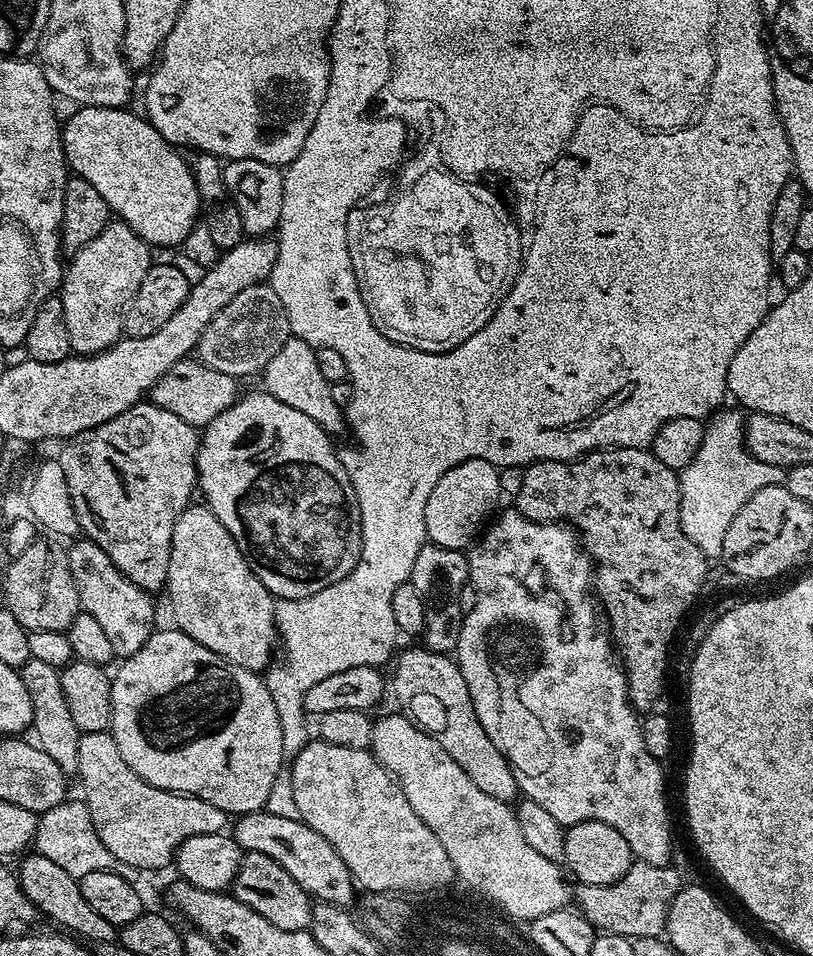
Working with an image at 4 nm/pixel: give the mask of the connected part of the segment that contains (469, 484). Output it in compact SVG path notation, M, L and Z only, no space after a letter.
M467 460L446 470L426 502L423 529L427 539L443 548L467 549L481 531L480 519L501 496L500 474L495 464L485 460Z

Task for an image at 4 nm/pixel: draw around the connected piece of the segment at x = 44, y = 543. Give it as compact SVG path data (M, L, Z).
M38 538L30 542L22 554L11 557L10 563L12 565L4 572L3 607L8 608L28 632L67 632L70 622L74 622L82 609L78 590L74 586L74 574L70 574L65 545L52 538Z

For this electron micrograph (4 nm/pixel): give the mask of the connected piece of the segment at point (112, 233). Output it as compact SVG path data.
M123 222L109 223L103 228L82 250L78 250L67 261L62 277L62 283L58 289L58 297L62 302L62 310L65 312L66 332L69 334L69 346L71 351L78 356L93 356L99 352L105 352L116 341L121 339L124 330L124 310L128 303L138 294L138 286L142 286L142 278L146 278L146 270L150 270L154 263L153 249L141 236L134 234L134 230L127 228Z

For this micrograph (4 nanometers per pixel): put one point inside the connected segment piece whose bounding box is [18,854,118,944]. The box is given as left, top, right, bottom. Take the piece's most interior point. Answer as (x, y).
(54, 893)

